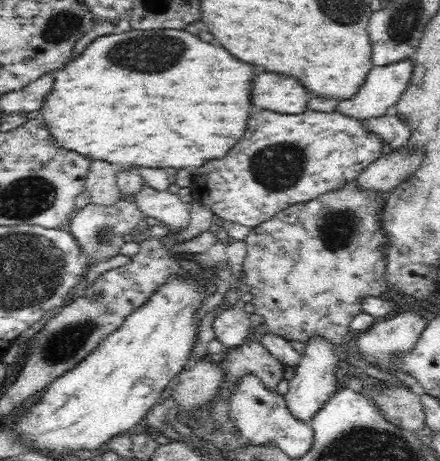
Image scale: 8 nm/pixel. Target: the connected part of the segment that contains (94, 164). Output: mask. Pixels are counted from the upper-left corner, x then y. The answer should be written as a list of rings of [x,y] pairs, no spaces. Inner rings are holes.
[[[90,160],[84,189],[88,190],[90,203],[98,206],[107,207],[124,198],[118,189],[117,167],[102,160]]]

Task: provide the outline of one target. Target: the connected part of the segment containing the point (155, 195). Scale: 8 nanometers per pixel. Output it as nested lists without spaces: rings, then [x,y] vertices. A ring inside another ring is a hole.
[[[147,186],[138,194],[132,194],[129,199],[133,200],[144,217],[149,216],[162,221],[171,232],[184,230],[189,225],[190,205],[168,190],[161,191]]]

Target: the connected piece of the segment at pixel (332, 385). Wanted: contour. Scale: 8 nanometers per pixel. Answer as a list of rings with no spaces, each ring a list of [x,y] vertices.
[[[320,336],[309,338],[305,343],[304,352],[295,367],[294,376],[289,380],[289,390],[283,395],[290,413],[298,418],[298,421],[312,424],[315,412],[328,402],[331,394],[337,392],[338,379],[334,372],[339,368],[338,363],[341,361],[336,355],[340,348],[340,344],[330,343],[328,339]]]

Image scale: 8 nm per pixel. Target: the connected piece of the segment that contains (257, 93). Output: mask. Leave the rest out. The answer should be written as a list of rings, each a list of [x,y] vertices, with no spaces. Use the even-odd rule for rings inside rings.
[[[262,72],[254,78],[252,102],[254,106],[280,114],[301,114],[309,110],[306,88],[296,78],[274,72]]]

